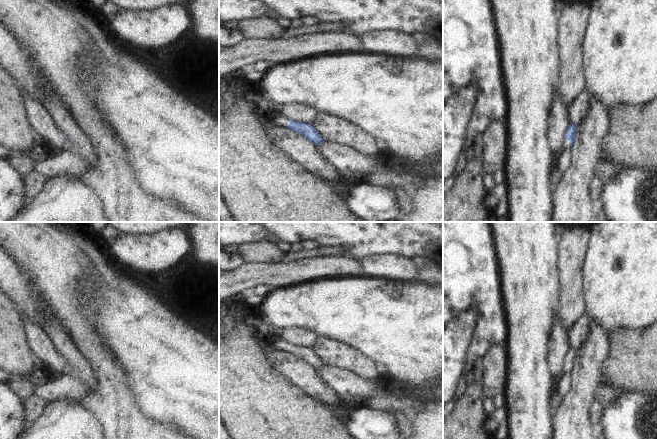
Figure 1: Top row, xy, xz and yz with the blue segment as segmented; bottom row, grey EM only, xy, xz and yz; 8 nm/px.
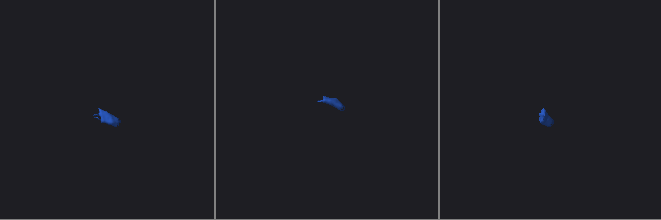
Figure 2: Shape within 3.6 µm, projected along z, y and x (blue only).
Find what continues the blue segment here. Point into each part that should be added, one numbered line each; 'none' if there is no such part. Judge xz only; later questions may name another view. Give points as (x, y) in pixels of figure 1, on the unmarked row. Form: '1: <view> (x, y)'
1: xz (282, 345)

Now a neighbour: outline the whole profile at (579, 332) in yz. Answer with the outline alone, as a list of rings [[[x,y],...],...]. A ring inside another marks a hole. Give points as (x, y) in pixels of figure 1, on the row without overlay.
[[[584,314],[571,327],[569,331],[569,342],[571,347],[578,351],[589,335],[589,317]]]

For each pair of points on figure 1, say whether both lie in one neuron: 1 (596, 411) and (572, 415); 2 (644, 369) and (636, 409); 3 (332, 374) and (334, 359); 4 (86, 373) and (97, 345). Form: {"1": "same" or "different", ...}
{"1": "different", "2": "different", "3": "different", "4": "different"}

